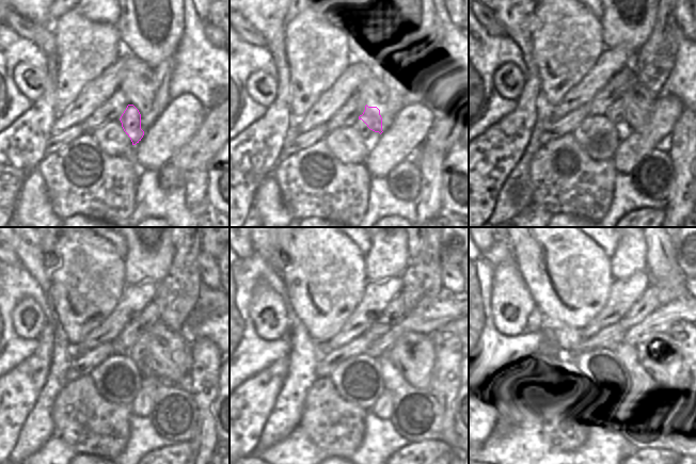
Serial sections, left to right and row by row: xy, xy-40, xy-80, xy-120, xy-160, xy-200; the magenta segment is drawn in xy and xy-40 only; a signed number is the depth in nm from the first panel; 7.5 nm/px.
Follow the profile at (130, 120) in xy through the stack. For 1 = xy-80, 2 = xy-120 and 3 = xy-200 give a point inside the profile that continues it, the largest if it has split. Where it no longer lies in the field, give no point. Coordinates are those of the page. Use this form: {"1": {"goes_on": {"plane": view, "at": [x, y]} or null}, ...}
{"1": {"goes_on": {"plane": "xy-80", "at": [615, 112]}}, "2": {"goes_on": {"plane": "xy-120", "at": [138, 351]}}, "3": {"goes_on": {"plane": "xy-200", "at": [684, 309]}}}

